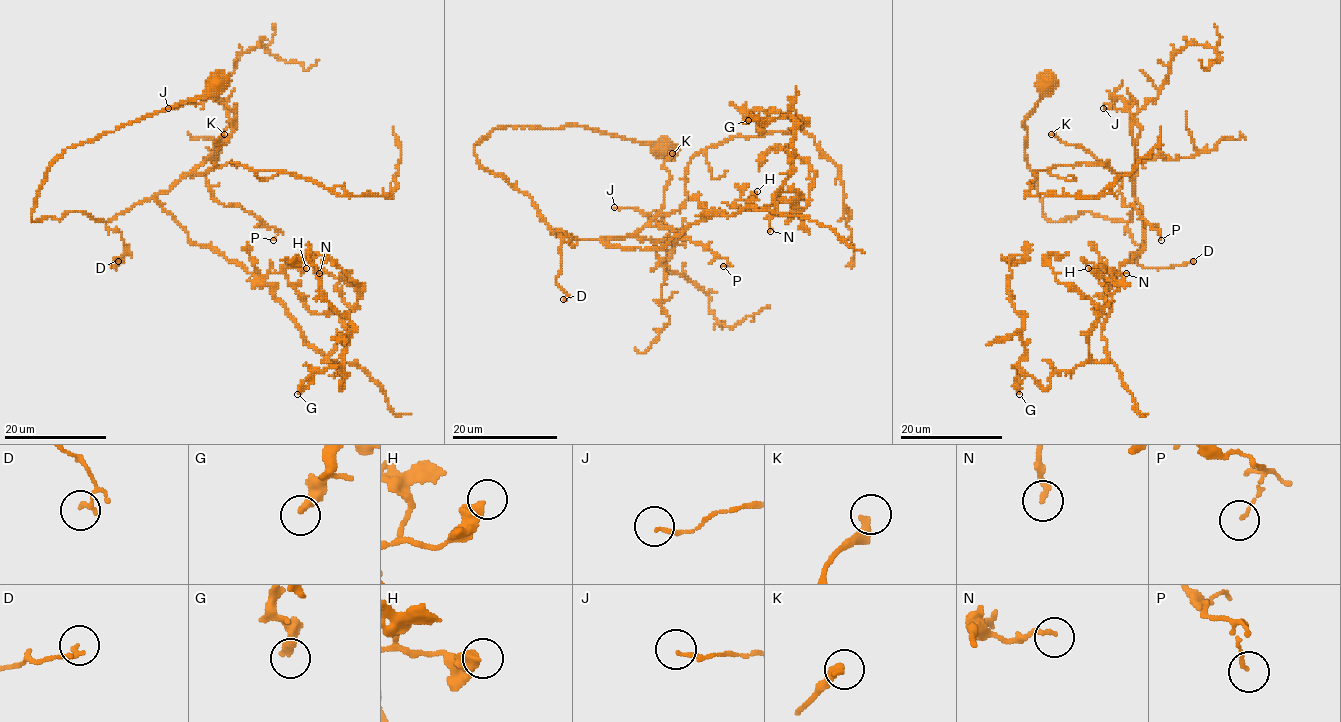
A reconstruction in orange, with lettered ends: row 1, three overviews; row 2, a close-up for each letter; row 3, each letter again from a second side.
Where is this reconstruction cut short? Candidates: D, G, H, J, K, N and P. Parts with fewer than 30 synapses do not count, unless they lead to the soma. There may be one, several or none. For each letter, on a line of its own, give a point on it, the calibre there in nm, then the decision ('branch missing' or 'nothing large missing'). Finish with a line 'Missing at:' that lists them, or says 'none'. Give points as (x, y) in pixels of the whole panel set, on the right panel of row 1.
D: (1193, 261) | 160 nm | nothing large missing
G: (1019, 394) | 360 nm | nothing large missing
H: (1088, 268) | 480 nm | nothing large missing
J: (1103, 108) | 120 nm | nothing large missing
K: (1051, 134) | 360 nm | nothing large missing
N: (1126, 273) | 180 nm | nothing large missing
P: (1161, 240) | 110 nm | nothing large missing
Missing at: none

